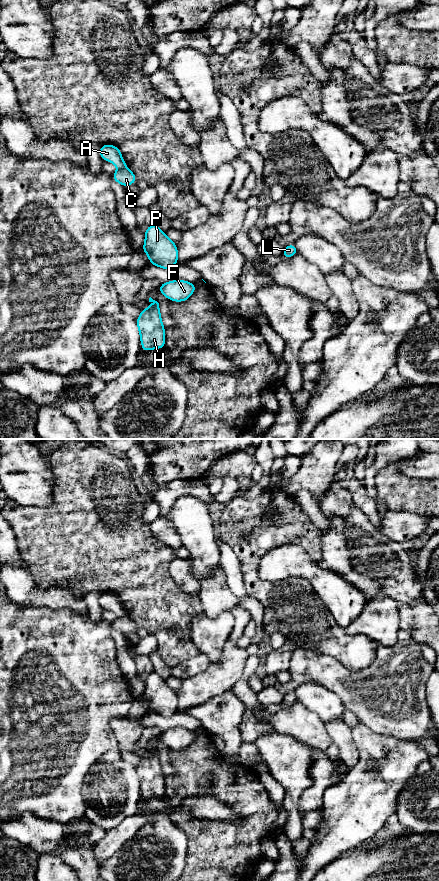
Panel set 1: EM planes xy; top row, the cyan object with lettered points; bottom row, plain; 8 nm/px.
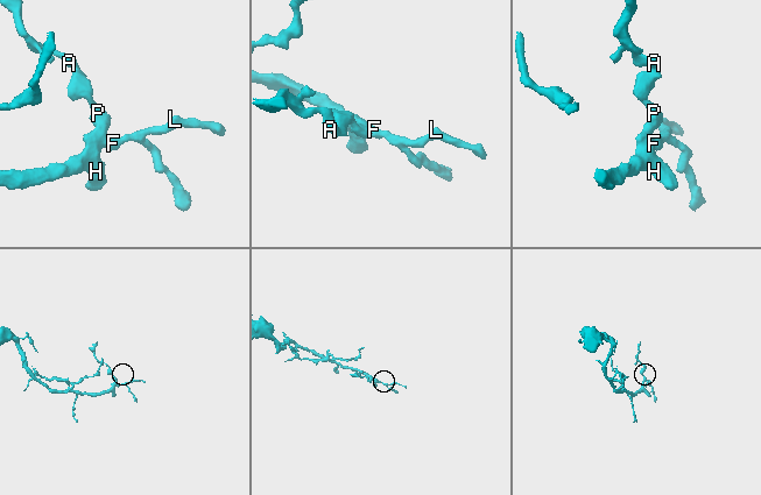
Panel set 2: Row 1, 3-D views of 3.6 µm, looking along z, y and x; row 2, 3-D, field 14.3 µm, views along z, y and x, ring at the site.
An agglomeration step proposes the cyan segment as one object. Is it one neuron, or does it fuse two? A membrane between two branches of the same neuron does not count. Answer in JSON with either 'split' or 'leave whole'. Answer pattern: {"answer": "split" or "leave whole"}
{"answer": "split"}

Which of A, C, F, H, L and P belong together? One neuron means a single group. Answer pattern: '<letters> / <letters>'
A / C F H L P

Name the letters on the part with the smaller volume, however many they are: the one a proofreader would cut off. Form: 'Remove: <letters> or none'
Remove: A

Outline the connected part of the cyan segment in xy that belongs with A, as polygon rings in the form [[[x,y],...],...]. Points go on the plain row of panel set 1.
[[[105,592],[100,595],[99,602],[102,608],[109,609],[116,613],[118,617],[126,615],[120,597],[111,592]]]

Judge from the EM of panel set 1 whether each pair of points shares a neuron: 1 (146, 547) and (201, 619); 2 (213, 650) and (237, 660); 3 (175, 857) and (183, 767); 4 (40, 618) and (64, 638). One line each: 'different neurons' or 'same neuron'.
1: different neurons
2: different neurons
3: different neurons
4: same neuron

